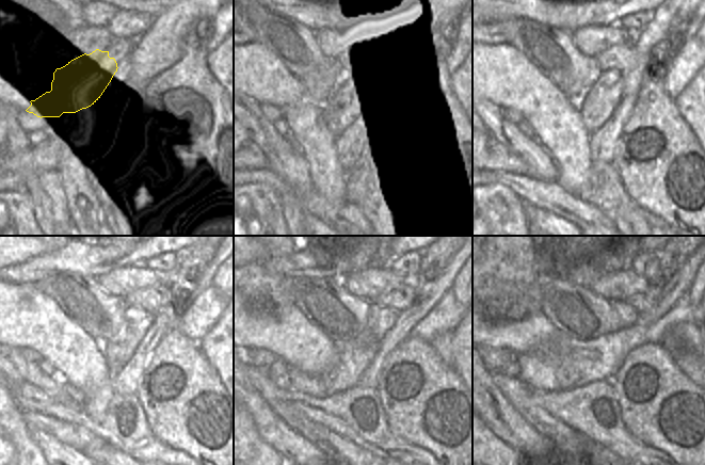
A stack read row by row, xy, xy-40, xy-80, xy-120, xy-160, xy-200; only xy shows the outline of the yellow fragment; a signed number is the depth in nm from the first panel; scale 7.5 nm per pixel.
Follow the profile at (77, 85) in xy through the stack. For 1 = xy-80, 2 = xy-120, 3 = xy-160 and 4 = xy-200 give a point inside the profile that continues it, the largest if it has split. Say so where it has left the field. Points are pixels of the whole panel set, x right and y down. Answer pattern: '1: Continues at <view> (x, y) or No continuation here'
1: Continues at xy-80 (512, 115)
2: Continues at xy-120 (30, 354)
3: Continues at xy-160 (259, 357)
4: Continues at xy-200 (494, 358)

